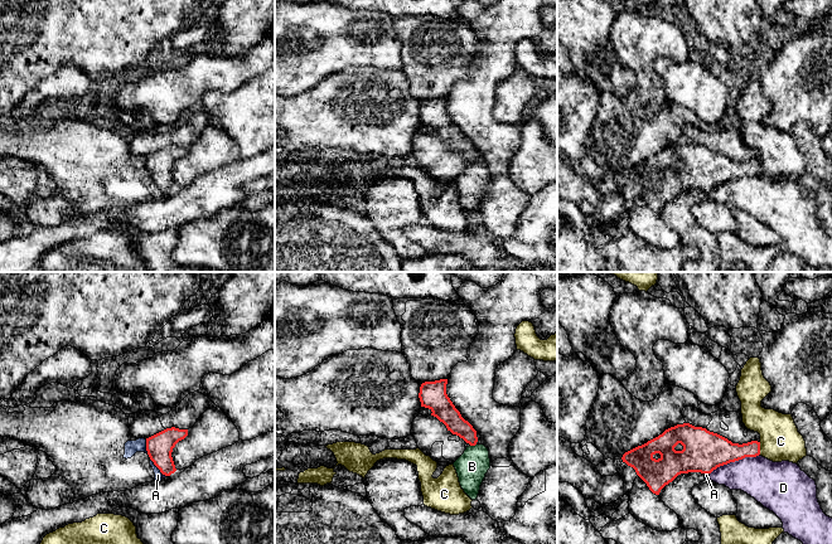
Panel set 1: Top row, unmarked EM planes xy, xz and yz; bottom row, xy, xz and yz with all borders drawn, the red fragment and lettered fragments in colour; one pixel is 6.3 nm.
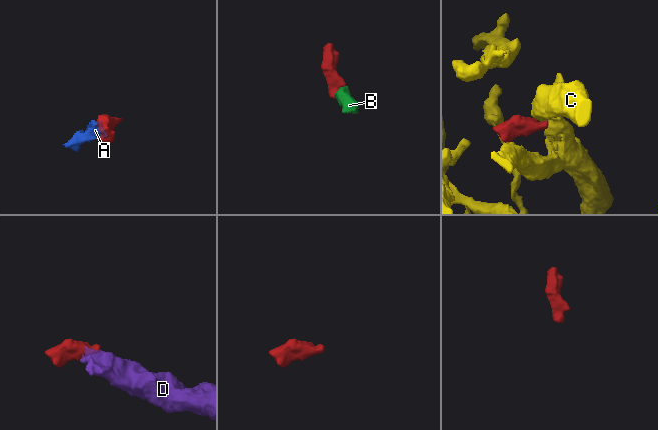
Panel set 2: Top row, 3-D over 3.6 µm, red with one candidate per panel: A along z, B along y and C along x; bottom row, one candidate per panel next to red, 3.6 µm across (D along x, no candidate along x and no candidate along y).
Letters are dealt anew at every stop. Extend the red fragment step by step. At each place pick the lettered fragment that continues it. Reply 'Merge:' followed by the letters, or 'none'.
Merge: B

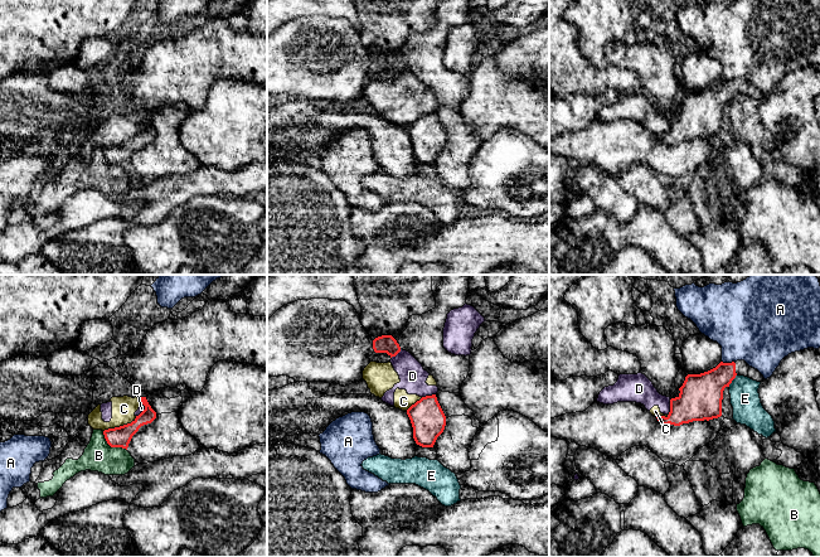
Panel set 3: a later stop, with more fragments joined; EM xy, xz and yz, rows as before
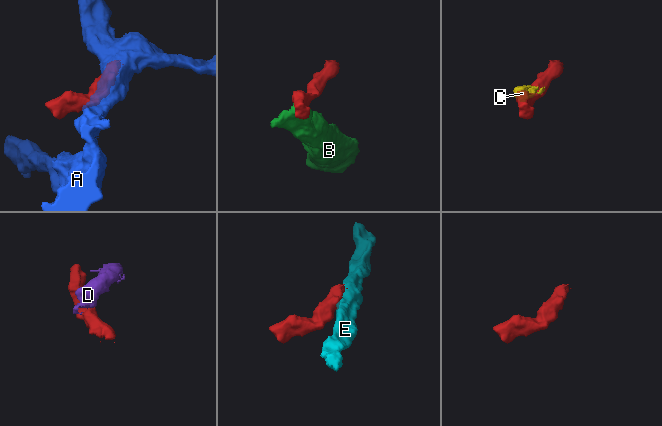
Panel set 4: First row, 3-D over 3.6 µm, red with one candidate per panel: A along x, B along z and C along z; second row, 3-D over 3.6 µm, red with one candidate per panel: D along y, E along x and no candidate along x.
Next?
Merge: none

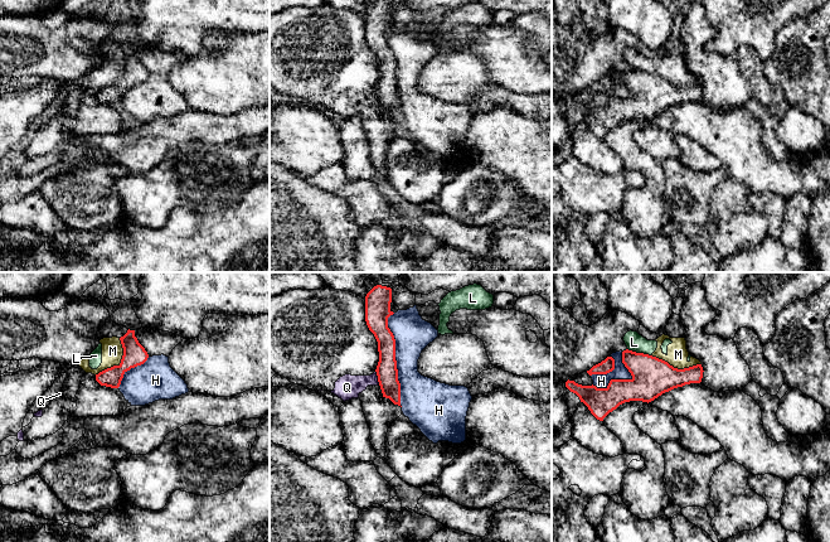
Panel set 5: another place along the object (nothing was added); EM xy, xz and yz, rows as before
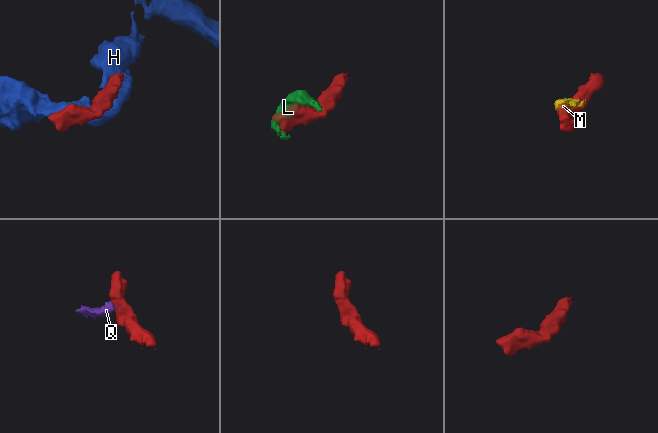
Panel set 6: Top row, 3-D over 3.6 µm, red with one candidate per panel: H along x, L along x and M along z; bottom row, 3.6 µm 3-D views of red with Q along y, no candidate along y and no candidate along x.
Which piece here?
Merge: none

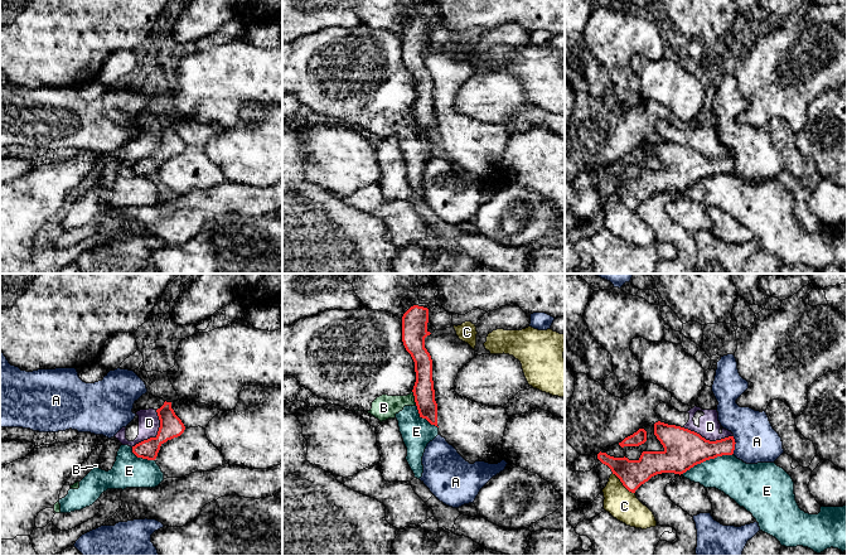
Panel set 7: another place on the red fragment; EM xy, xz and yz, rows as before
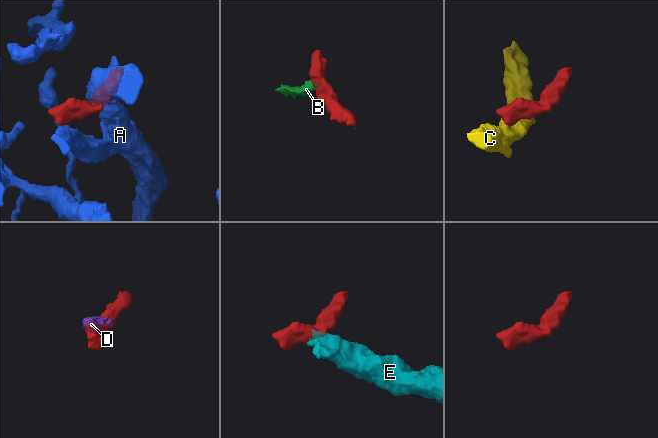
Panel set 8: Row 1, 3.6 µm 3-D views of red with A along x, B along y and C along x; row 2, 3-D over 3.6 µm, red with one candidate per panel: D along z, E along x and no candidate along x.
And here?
Merge: none

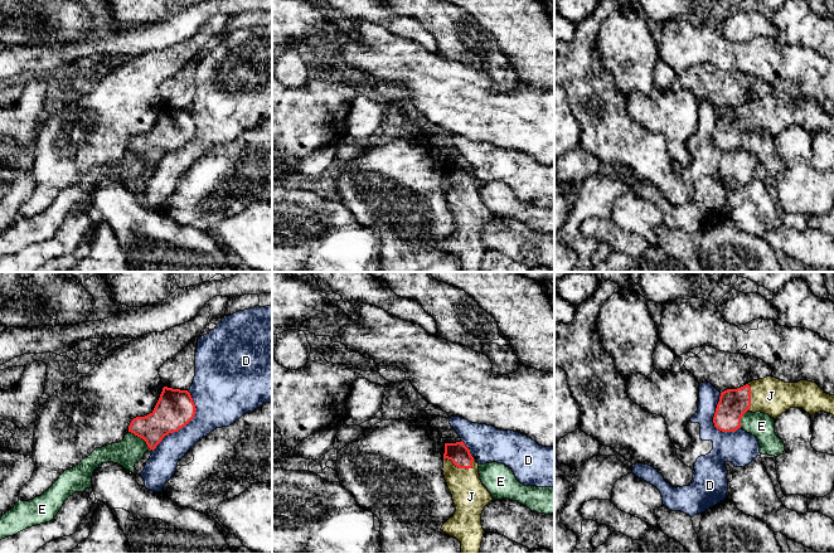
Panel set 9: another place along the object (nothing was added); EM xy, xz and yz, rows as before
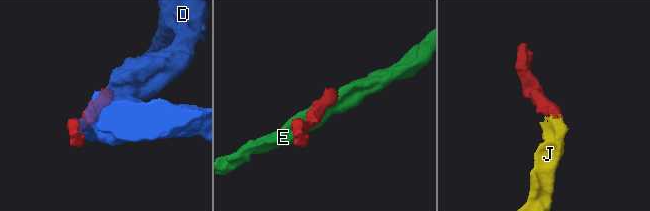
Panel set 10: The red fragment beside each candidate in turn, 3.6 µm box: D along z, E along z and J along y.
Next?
Merge: J

